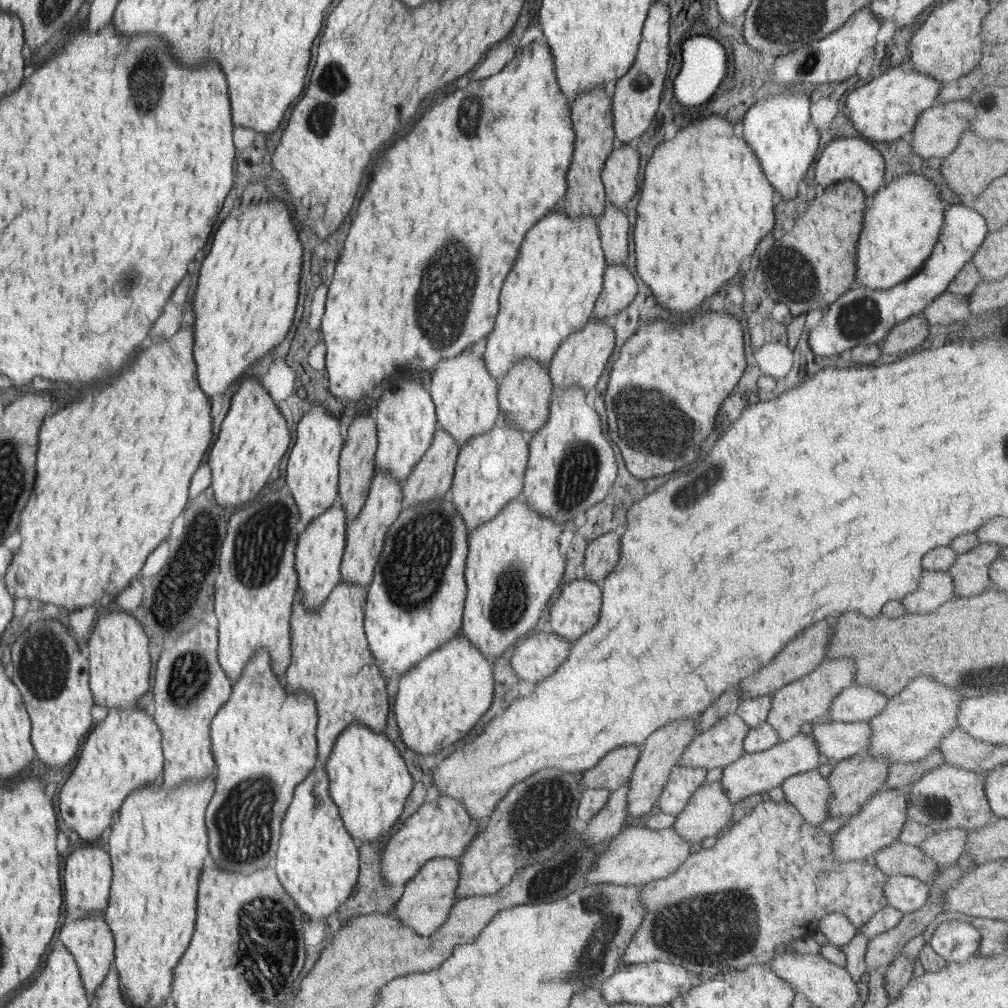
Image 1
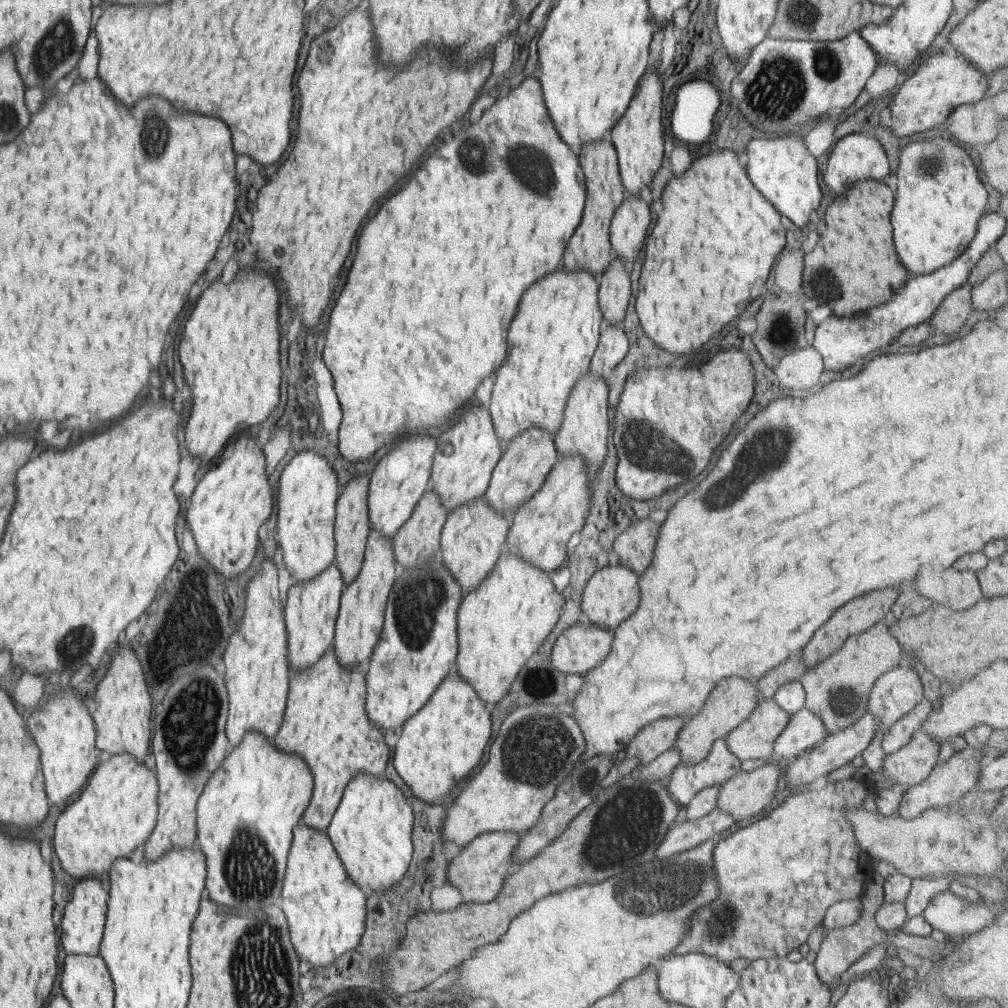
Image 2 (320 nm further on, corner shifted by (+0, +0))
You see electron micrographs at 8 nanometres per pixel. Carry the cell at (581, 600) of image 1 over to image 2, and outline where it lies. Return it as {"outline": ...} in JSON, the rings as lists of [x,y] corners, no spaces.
{"outline":[[[622,563],[617,566],[606,566],[596,571],[583,588],[583,620],[592,622],[595,626],[614,630],[638,608],[640,599],[639,575]]]}

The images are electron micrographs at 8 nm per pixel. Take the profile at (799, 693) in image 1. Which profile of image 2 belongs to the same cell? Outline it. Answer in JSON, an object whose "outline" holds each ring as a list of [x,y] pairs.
{"outline":[[[885,622],[876,623],[864,632],[852,635],[828,658],[800,678],[806,691],[804,707],[822,720],[830,734],[846,729],[865,714],[866,702],[875,682],[886,671],[904,664],[902,647],[888,631]]]}

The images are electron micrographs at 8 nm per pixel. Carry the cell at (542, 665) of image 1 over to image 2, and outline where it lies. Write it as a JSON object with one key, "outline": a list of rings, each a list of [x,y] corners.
{"outline":[[[583,620],[567,628],[556,639],[551,663],[563,673],[583,675],[606,660],[614,637],[614,630]]]}

